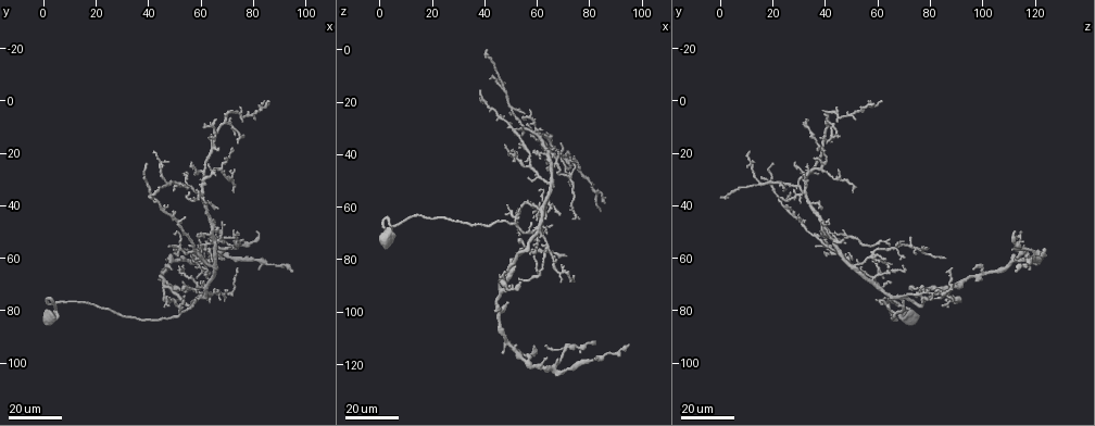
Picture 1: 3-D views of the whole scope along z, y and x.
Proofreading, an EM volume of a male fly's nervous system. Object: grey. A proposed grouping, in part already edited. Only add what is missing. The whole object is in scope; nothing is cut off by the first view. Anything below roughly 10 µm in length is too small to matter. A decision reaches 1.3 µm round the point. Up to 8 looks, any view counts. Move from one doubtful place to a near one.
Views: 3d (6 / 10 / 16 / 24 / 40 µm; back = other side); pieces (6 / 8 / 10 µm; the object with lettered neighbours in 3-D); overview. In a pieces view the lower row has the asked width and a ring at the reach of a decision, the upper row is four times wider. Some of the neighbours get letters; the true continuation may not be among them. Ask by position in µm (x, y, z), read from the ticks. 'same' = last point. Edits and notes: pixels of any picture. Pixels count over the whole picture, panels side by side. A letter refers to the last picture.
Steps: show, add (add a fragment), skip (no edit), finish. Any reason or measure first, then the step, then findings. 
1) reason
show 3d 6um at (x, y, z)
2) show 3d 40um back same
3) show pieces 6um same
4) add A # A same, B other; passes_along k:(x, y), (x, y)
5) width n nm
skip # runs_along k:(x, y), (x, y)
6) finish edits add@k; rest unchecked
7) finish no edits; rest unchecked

show 3d 16um at (72, 56, 79)

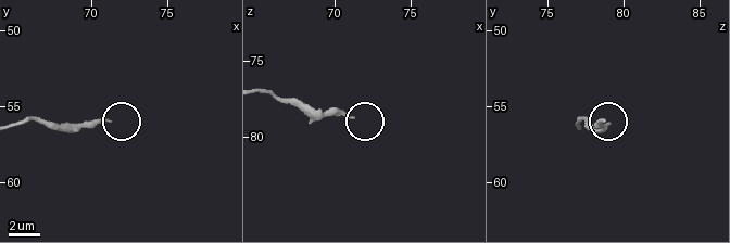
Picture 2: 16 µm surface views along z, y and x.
show pieces 8um at (71.2, 55.8, 78.8)

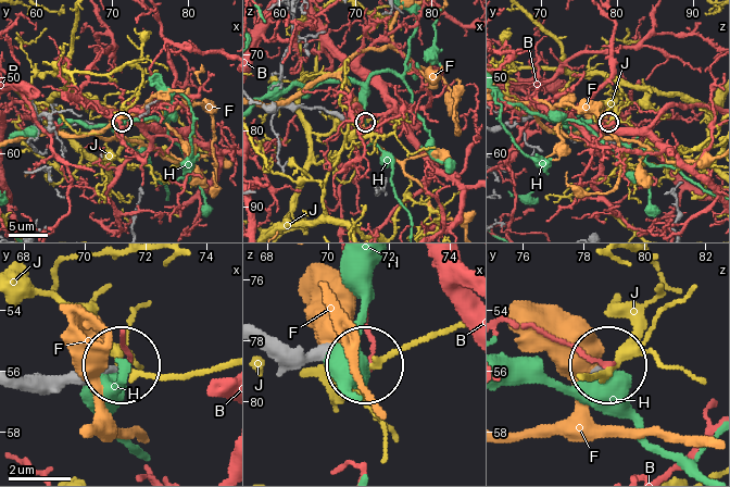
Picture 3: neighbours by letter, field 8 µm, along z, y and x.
skip # B other, F other, H other, J other; no lettered fragment goes on from it

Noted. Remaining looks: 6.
thin end
show 3d 16um at (59, 76, 66)

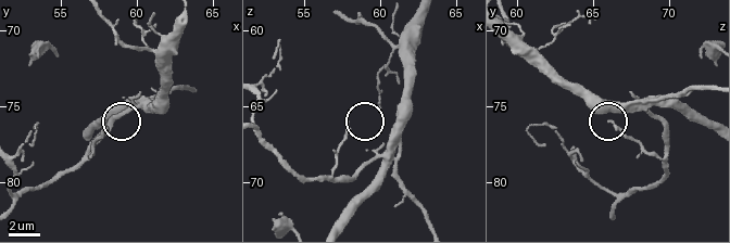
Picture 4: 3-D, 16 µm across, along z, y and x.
see the neighbours
show pieces 6um at (57.8, 76.0, 66.2)

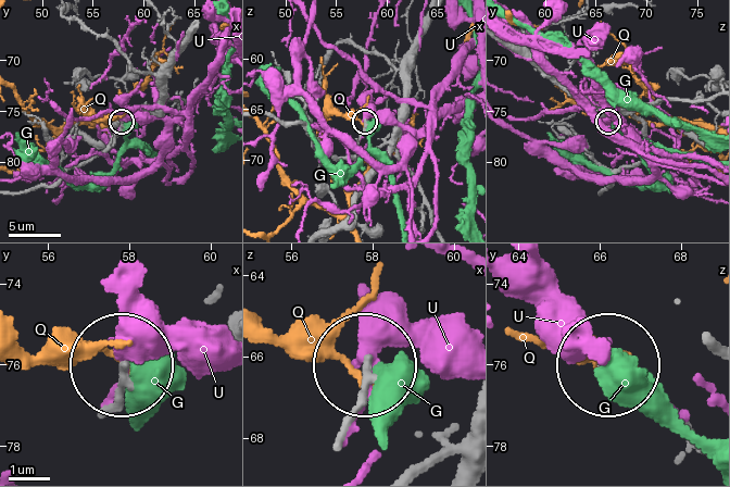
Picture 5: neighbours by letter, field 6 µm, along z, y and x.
skip # G other, Q other, U other; runs_along 5:(101, 410), (118, 364); no lettered fragment goes on from it

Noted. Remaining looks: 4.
free end
show 3d 16um at (95, 66, 113)

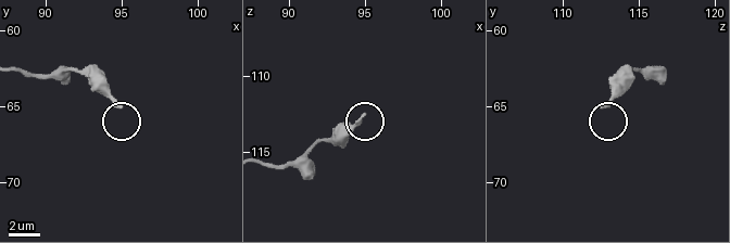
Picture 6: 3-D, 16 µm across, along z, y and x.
see the neighbours
show pieces 8um at (95.0, 65.0, 112.6)

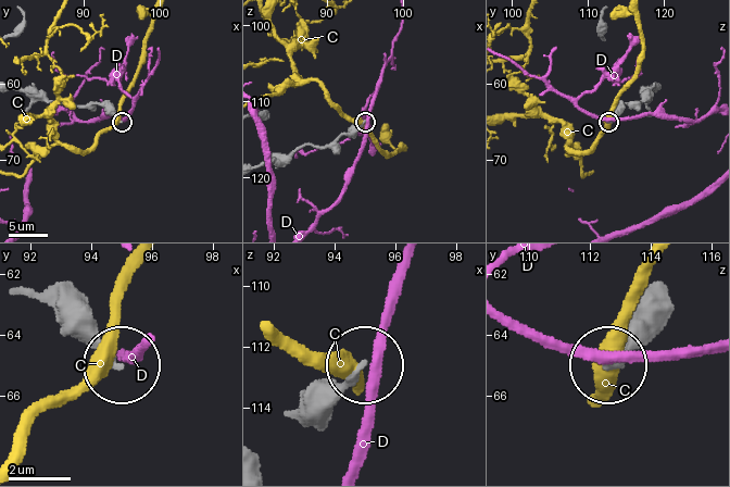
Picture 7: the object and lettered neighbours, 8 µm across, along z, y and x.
skip # C other, D other; runs_along 7:(305, 416), (365, 364); no lettered fragment goes on from it

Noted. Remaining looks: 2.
end of a long branch
show 3d 16um at (41, 36, 0)

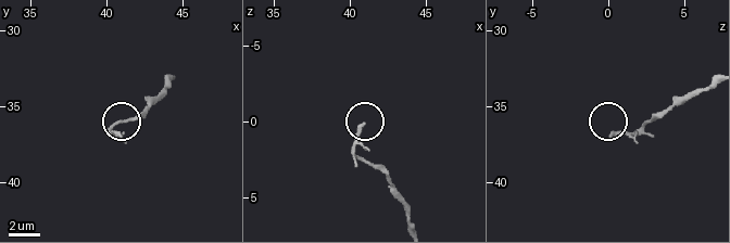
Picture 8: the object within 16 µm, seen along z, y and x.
show pieces 8um at (40.8, 36.8, 0.2)

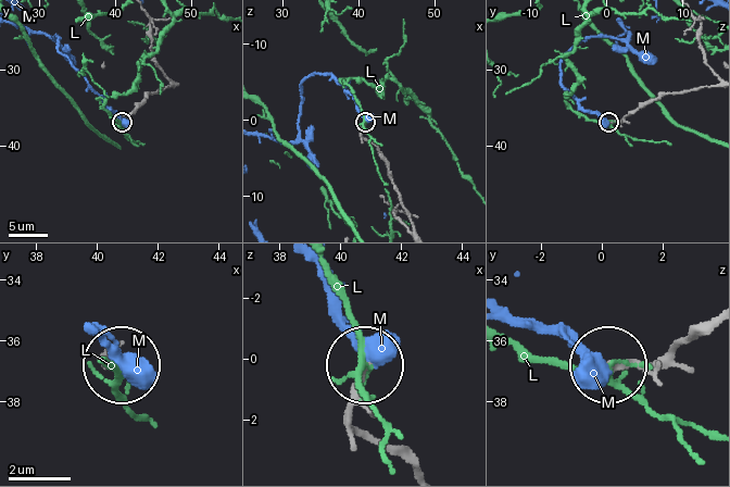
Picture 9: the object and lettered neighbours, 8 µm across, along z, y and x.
skip # L other, M other; runs_along 9:(707, 329), (652, 360), (608, 363); no lettered fragment goes on from it

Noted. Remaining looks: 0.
finish no edits; rest unchecked

